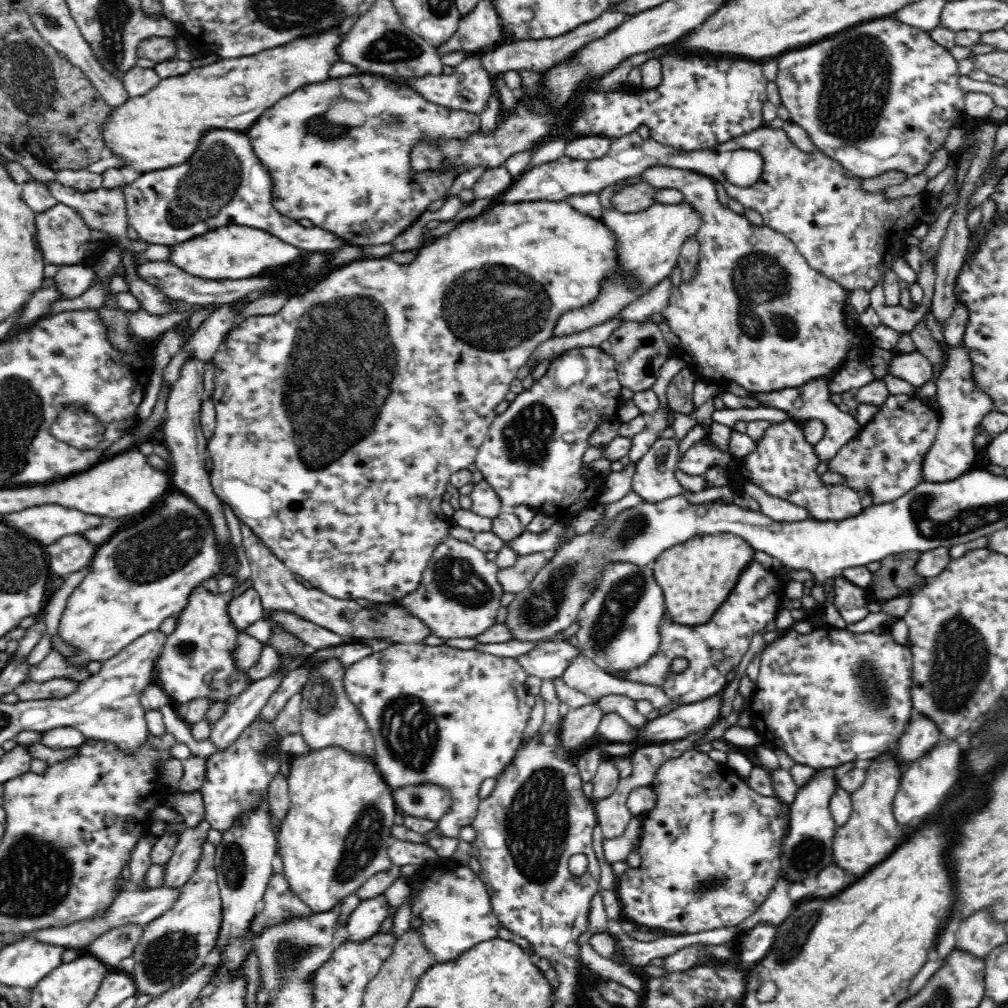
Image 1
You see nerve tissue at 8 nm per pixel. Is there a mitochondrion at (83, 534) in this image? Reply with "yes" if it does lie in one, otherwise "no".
no

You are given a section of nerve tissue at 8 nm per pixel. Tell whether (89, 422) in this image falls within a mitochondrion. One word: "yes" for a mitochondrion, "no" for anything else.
no

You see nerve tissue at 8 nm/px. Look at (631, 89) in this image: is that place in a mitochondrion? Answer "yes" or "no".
no

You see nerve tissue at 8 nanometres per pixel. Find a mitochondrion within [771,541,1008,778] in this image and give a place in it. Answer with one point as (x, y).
(960, 659)

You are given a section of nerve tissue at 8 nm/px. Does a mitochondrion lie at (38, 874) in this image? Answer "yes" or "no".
yes

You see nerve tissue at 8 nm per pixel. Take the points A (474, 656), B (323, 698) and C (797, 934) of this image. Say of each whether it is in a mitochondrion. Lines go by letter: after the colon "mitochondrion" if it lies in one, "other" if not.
A: other
B: mitochondrion
C: mitochondrion

